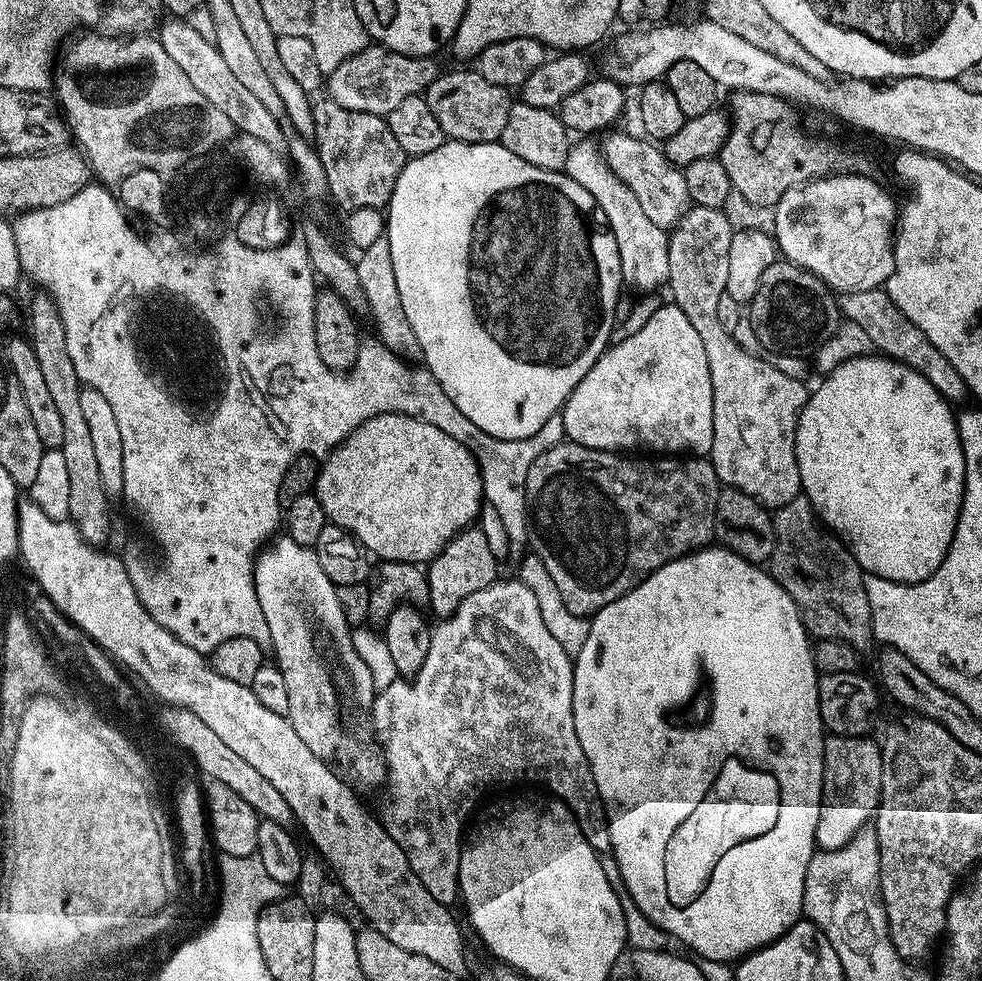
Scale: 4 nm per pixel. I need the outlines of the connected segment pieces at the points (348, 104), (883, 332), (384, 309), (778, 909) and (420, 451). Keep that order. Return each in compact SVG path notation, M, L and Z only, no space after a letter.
M369 43L368 47L346 58L342 66L327 73L327 99L346 110L358 110L362 114L387 117L406 98L419 96L430 87L438 75L435 59L418 56L403 56L391 52L383 44Z
M883 287L843 293L839 297L838 303L843 319L847 323L862 326L862 330L866 330L866 338L870 338L873 349L877 353L901 360L902 363L918 370L950 402L957 402L956 400L966 396L964 382L958 374L958 370L954 370L954 366L950 366L950 362L933 346L930 338L926 338L926 334L922 334L922 330L918 330L918 326L914 326L914 322L910 322L901 314L898 306L894 306L894 302Z
M385 236L374 244L361 251L360 260L355 263L358 278L361 279L362 290L366 293L369 317L372 316L376 324L376 332L380 338L379 343L391 350L392 353L409 363L419 363L423 356L418 340L414 338L413 327L406 318L402 308L402 298L398 298L398 282L395 281L394 266L390 259L390 244Z
M705 546L695 552L688 553L686 556L679 556L678 559L672 560L668 564L664 564L652 572L647 579L627 589L622 598L610 602L591 617L586 646L579 653L580 661L575 663L574 691L576 691L575 698L579 708L577 725L581 727L580 740L583 741L587 759L591 761L590 774L594 774L594 786L598 786L598 794L603 799L604 811L608 815L608 829L610 830L610 842L612 843L610 854L618 862L623 891L630 894L630 898L636 903L638 910L642 910L645 918L653 923L654 926L660 928L668 938L673 941L674 939L681 940L686 947L693 948L697 952L697 954L695 953L697 957L705 956L708 960L739 962L744 957L751 956L753 952L759 952L760 949L767 948L768 945L775 943L781 936L786 935L801 919L804 911L806 870L816 848L816 827L820 817L820 806L824 798L824 741L826 739L826 729L820 717L820 707L818 706L820 676L813 660L813 651L813 641L810 639L809 632L805 628L803 621L800 620L799 610L791 600L791 596L772 577L771 572L759 565L751 564L749 560L744 560L741 556L735 556L729 548L723 546Z
M398 410L383 412L366 422L362 422L338 447L328 453L326 459L320 464L320 473L316 479L314 495L318 498L325 517L338 527L345 528L356 540L356 543L364 549L365 553L371 554L373 557L375 557L374 555L381 556L379 558L381 561L397 564L423 565L425 562L435 560L456 535L477 523L481 507L485 503L484 483L480 477L480 467L466 445L450 438L450 434L438 430L438 426L430 426L430 422L422 422L418 418L402 414Z

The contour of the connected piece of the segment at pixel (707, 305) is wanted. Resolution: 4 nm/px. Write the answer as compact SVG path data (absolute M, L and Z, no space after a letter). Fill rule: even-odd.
M689 207L688 213L671 229L668 238L668 284L672 288L671 299L682 310L682 314L686 314L698 338L702 338L706 362L710 366L710 386L714 398L714 438L710 459L716 477L720 479L721 485L746 494L769 510L777 510L802 492L798 462L794 454L794 438L798 418L810 392L807 387L804 389L803 379L782 374L782 370L772 365L771 359L742 350L731 332L725 330L722 322L718 322L718 298L726 295L726 278L730 274L730 242L733 231L721 209Z

